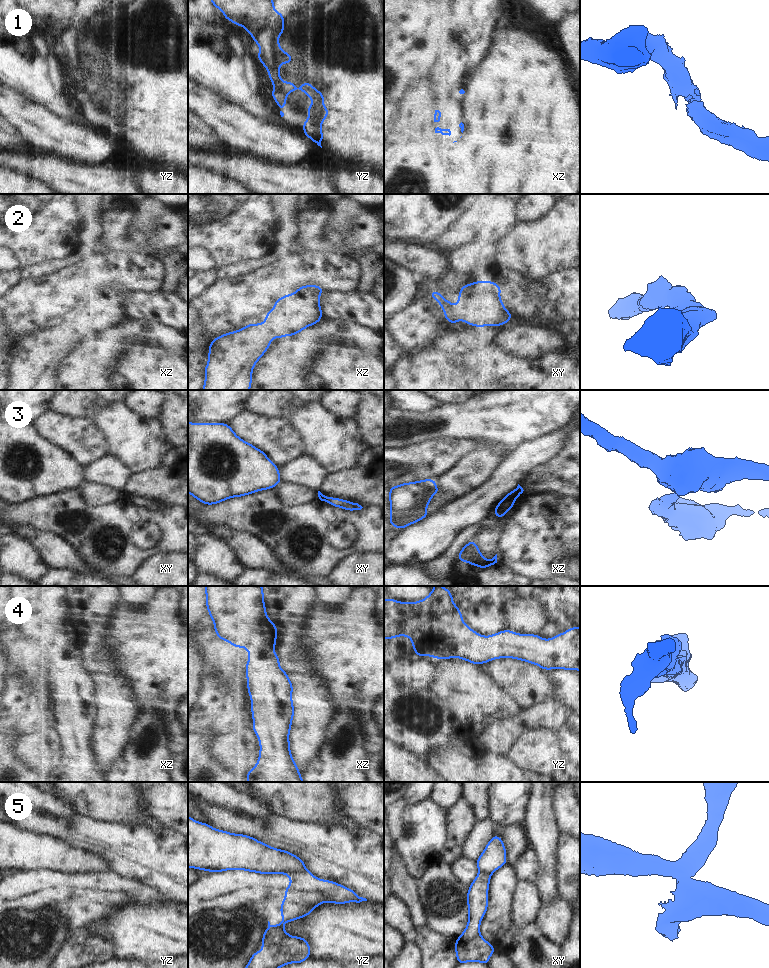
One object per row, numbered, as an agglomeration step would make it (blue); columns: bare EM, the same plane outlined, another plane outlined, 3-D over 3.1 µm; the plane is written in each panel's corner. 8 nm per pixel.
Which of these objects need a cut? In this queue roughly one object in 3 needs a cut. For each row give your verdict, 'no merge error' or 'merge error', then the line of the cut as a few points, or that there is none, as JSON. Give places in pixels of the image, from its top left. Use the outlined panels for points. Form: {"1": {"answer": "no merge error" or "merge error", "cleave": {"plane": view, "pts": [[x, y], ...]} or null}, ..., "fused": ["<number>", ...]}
{"1": {"answer": "no merge error", "cleave": null}, "2": {"answer": "no merge error", "cleave": null}, "3": {"answer": "merge error", "cleave": {"plane": "xz", "pts": [[516, 488], [521, 493]]}}, "4": {"answer": "no merge error", "cleave": null}, "5": {"answer": "merge error", "cleave": {"plane": "yz", "pts": [[306, 869], [287, 874]]}}, "fused": ["3", "5"]}

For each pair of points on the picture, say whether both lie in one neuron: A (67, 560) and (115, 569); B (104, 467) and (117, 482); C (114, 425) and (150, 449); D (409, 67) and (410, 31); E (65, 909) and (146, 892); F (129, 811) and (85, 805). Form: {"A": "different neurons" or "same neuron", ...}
{"A": "different neurons", "B": "same neuron", "C": "same neuron", "D": "same neuron", "E": "same neuron", "F": "same neuron"}

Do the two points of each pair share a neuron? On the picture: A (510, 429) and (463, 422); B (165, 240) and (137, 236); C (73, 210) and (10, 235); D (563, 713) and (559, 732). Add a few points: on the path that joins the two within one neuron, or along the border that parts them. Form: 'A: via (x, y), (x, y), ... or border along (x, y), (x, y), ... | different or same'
A: via (498, 423), (475, 422) | same
B: via (158, 239), (144, 237) | same
C: via (57, 212), (34, 235), (26, 235) | same
D: border along (564, 723), (551, 730) | different

